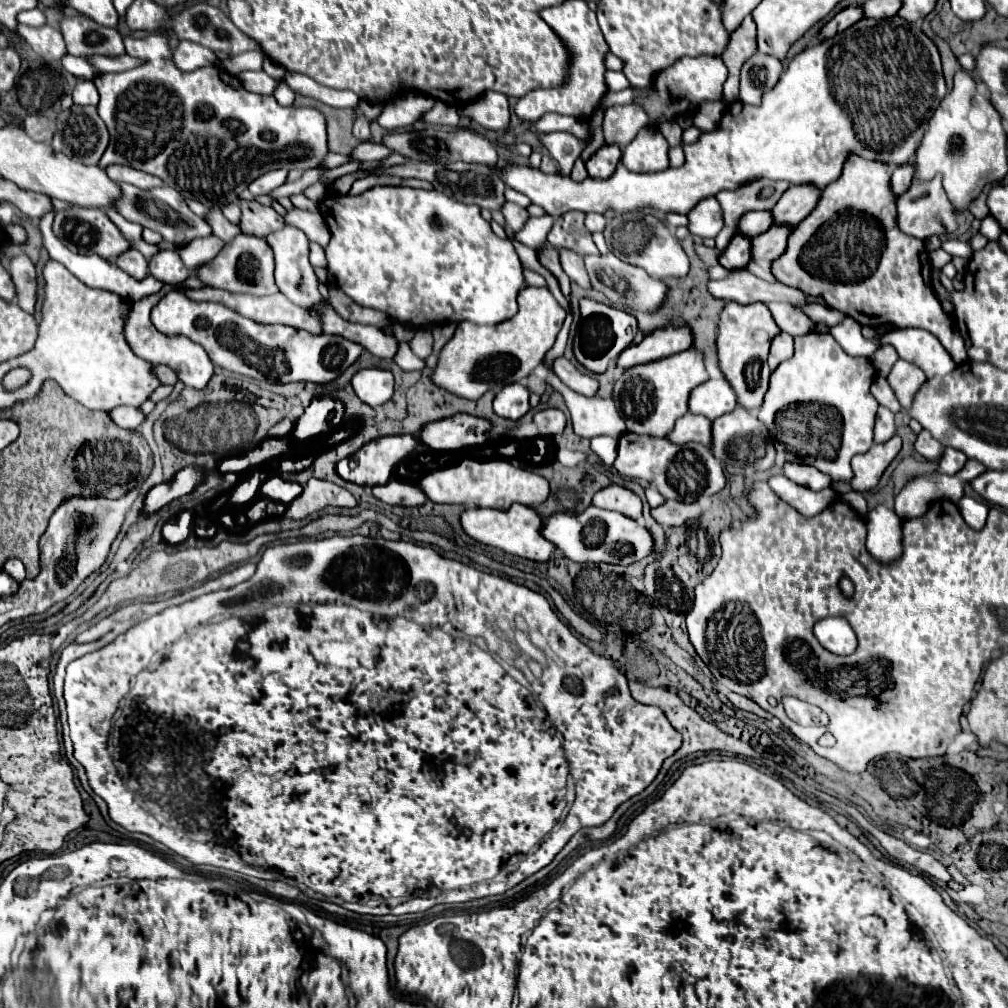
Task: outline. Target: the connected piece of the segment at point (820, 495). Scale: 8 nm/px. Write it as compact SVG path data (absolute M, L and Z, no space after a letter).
M774 475L768 485L772 491L790 507L794 507L800 515L804 517L814 517L820 511L828 507L836 499L836 493L832 489L822 489L822 491L812 491L808 487L800 487L792 481L788 481L784 475Z

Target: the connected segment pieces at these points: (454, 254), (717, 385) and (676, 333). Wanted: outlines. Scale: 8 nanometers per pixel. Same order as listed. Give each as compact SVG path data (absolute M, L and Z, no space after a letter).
M372 187L356 197L326 197L320 201L320 213L332 233L326 247L328 271L358 305L384 311L392 321L408 323L416 329L450 321L496 325L516 315L516 295L524 285L522 263L512 243L494 235L490 223L482 219L480 207L448 199L440 191Z
M708 379L692 389L688 407L692 413L704 415L712 421L736 407L736 395L726 379Z
M666 327L662 331L646 335L640 343L626 347L618 357L618 365L628 369L632 365L656 361L692 347L692 341L694 337L690 327Z

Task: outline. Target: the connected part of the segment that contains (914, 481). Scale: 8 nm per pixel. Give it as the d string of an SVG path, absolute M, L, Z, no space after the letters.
M968 459L964 469L956 475L944 475L938 471L932 471L928 475L912 477L904 489L896 495L896 513L904 519L914 519L916 515L924 515L928 511L928 503L936 499L952 499L954 503L960 501L964 495L962 487L970 479L982 475L986 471L984 465Z

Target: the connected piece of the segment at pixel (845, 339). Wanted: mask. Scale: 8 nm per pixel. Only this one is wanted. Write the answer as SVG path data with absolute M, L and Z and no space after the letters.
M846 317L840 325L836 327L828 327L828 331L832 331L834 339L838 339L838 343L850 353L850 355L864 355L870 357L876 349L878 343L876 341L868 341L862 335L862 325L858 325L852 317Z

